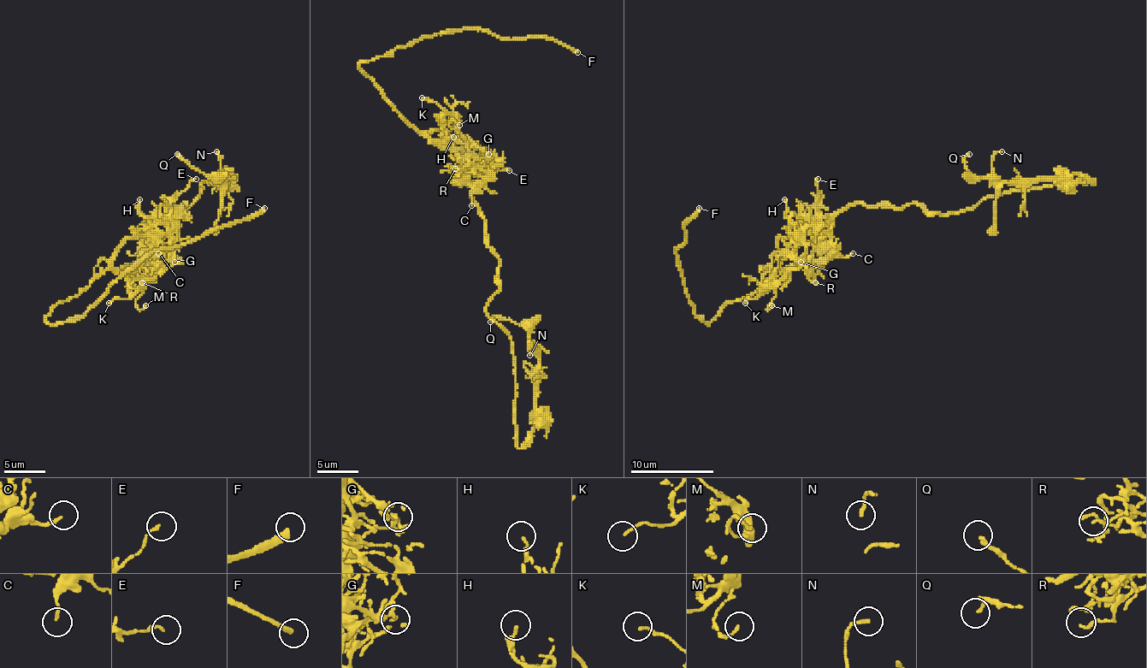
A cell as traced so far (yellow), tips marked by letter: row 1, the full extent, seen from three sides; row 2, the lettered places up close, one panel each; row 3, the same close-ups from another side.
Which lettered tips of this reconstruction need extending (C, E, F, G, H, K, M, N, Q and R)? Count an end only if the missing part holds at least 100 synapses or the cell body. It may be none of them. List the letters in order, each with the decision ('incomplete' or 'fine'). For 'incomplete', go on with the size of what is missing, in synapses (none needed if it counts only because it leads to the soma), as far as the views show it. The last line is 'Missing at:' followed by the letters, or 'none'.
C: fine
E: fine
F: incomplete
G: fine
H: fine
K: fine
M: fine
N: fine
Q: fine
R: fine
Missing at: F

